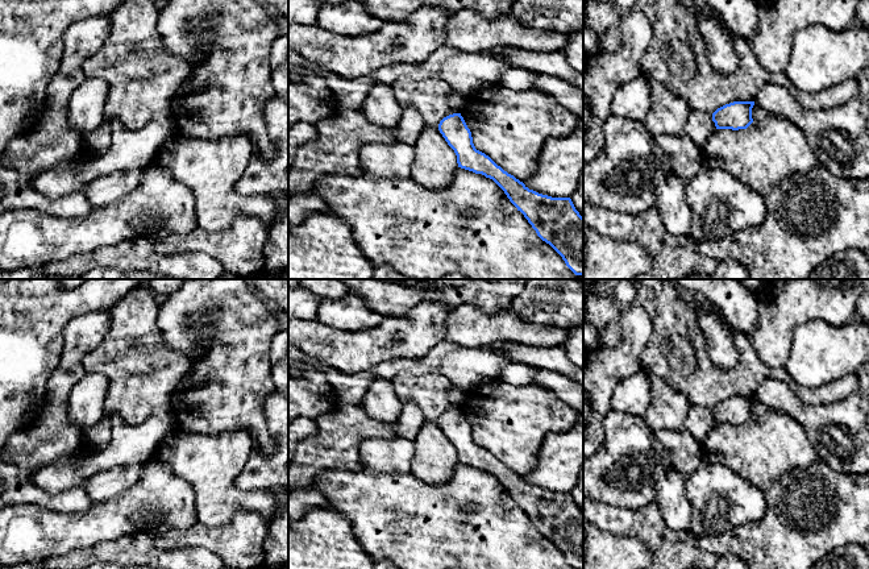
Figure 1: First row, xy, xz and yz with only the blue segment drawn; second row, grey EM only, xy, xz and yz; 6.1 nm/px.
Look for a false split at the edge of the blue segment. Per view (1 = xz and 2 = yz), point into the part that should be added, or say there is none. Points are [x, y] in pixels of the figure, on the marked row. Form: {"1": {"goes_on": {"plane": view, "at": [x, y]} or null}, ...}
{"1": {"goes_on": null}, "2": {"goes_on": null}}

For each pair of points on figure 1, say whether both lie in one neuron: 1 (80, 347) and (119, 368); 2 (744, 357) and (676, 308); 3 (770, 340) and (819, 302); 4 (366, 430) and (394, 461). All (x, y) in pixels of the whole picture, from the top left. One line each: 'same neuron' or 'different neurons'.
1: different neurons
2: same neuron
3: same neuron
4: different neurons

